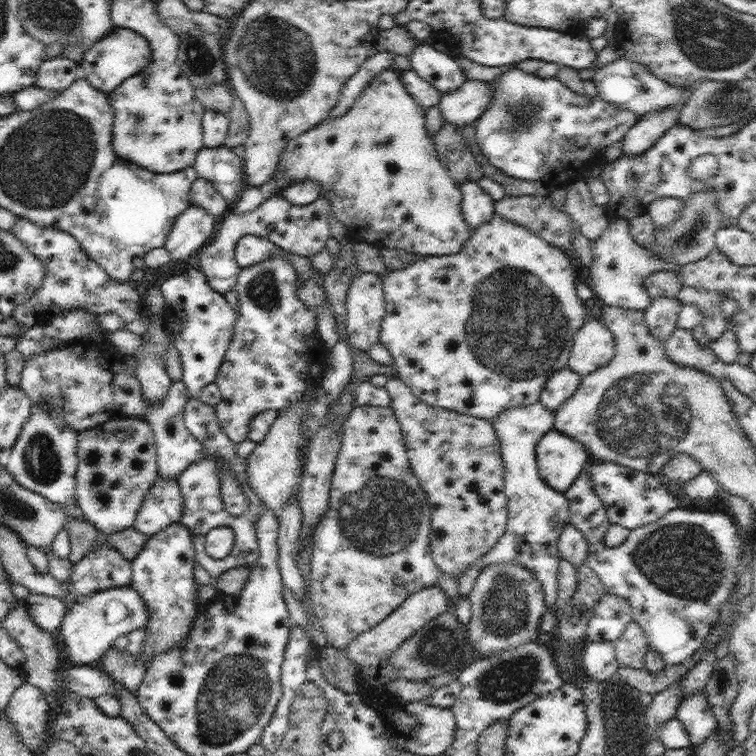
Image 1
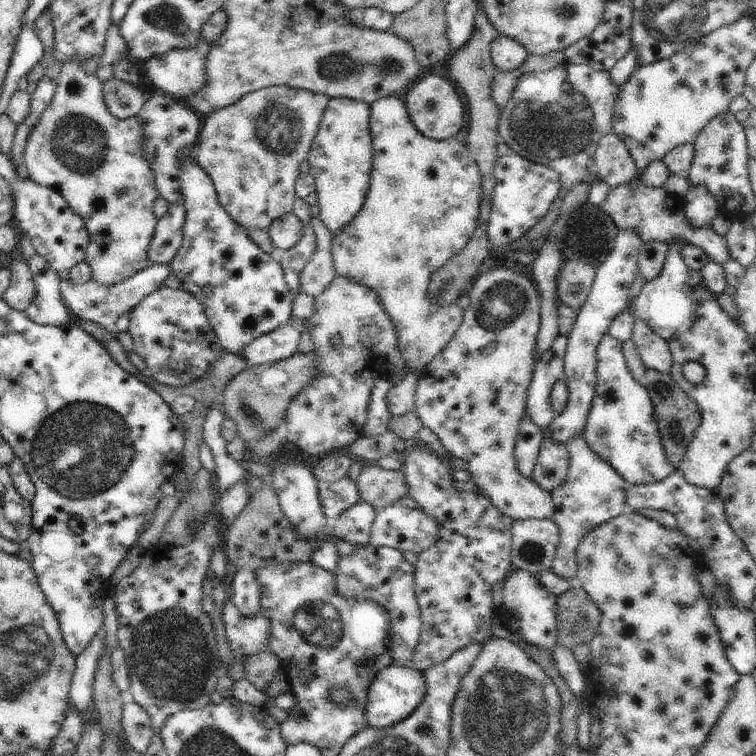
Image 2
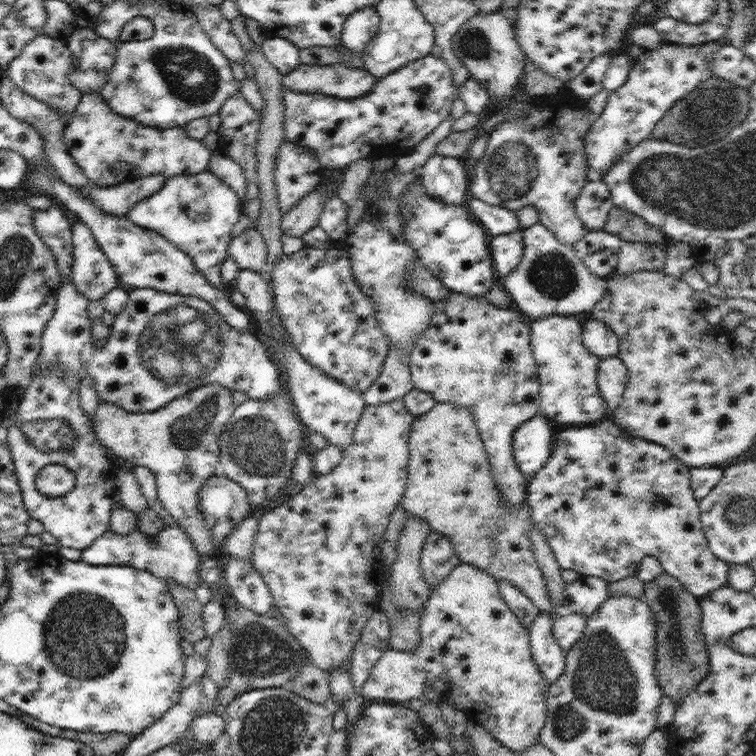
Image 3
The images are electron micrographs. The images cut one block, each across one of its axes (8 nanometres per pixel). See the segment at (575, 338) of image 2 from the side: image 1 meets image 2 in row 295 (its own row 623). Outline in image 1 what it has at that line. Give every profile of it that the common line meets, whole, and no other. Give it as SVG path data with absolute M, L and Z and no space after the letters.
M608 592L602 595L591 611L586 632L587 642L615 642L632 621L630 603L625 598Z

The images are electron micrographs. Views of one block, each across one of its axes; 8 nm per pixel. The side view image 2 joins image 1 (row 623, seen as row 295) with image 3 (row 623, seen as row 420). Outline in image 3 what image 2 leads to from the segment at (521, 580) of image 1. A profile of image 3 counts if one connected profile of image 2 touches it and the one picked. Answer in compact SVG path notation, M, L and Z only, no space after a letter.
M460 564L456 566L454 571L444 579L442 584L439 584L434 590L430 589L429 600L422 608L420 634L421 641L416 650L412 652L402 652L401 650L394 650L392 648L387 651L384 650L383 655L378 659L378 662L372 668L370 676L363 684L362 694L368 701L394 703L395 705L408 705L411 700L418 700L423 698L424 688L432 686L434 688L440 687L441 694L444 698L452 704L454 708L462 709L468 718L468 722L481 724L486 730L504 746L513 750L517 754L530 748L533 744L539 741L540 733L544 728L545 720L547 719L547 694L549 691L549 682L543 678L536 661L531 655L531 646L529 643L529 629L527 629L519 620L519 618L510 610L506 601L502 598L499 591L499 583L490 573L476 568L470 564Z

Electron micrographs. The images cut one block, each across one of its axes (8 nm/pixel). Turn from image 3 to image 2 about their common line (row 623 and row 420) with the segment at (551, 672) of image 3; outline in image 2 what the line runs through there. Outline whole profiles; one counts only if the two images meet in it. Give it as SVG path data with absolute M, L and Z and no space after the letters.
M560 336L554 340L547 352L544 352L536 363L536 370L528 389L526 408L534 424L544 430L554 420L554 408L551 403L551 392L554 384L564 377L564 358L568 337Z

